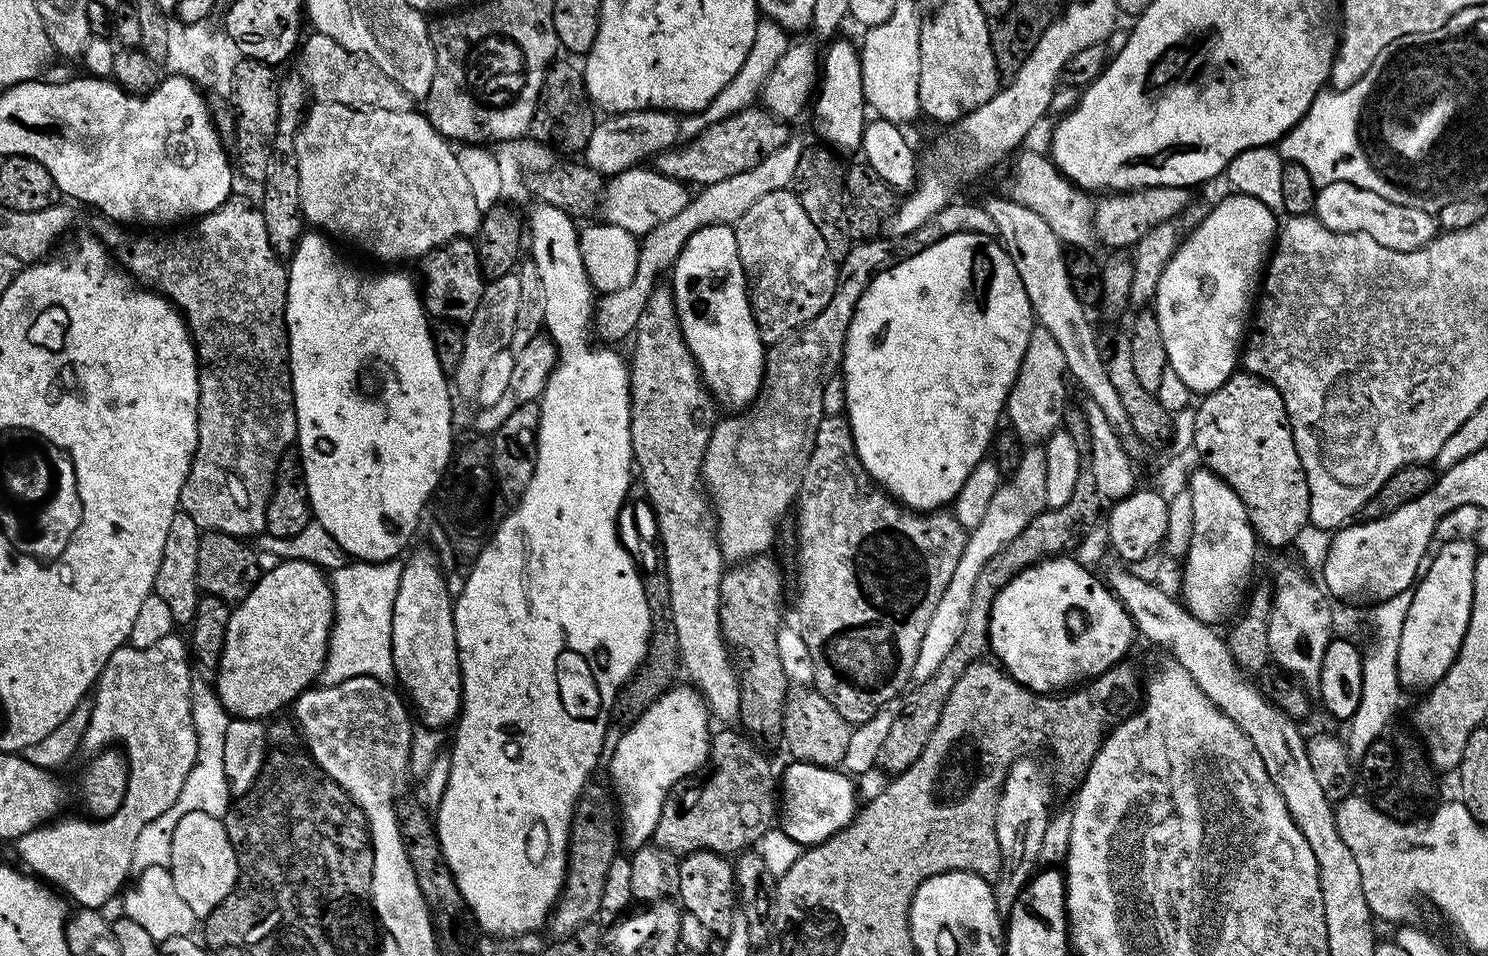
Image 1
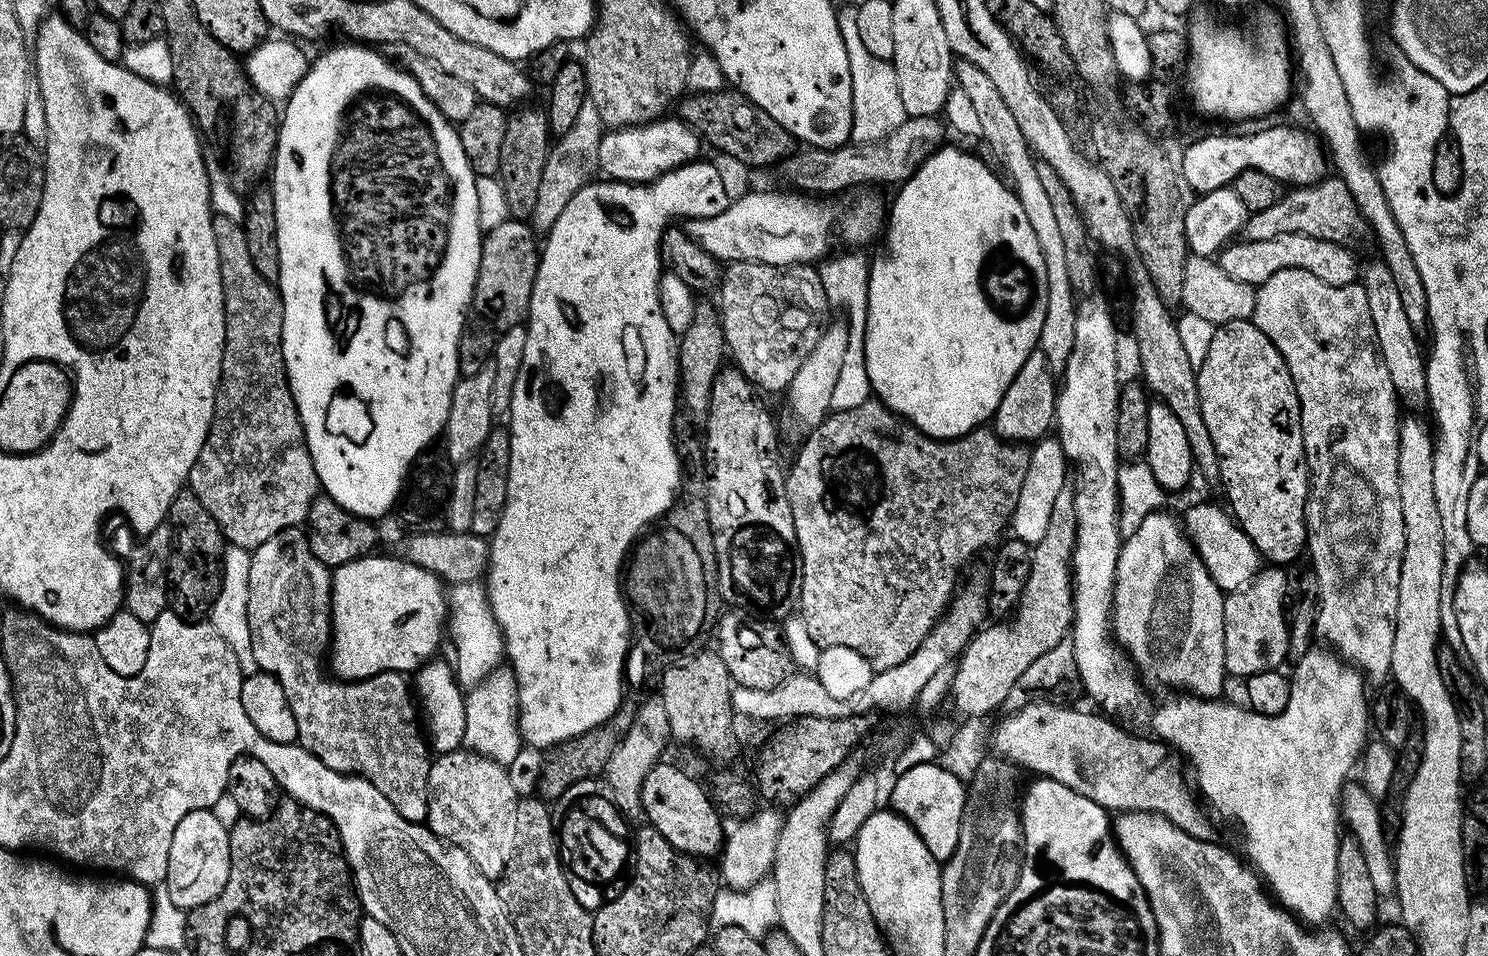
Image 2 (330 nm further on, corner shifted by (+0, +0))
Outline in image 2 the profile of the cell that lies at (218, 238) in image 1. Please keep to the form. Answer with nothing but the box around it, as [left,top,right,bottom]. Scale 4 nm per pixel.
[187,215,322,550]

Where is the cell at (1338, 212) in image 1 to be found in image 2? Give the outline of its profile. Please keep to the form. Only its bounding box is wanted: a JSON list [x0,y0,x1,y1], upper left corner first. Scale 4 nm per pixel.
[1218,234,1358,286]

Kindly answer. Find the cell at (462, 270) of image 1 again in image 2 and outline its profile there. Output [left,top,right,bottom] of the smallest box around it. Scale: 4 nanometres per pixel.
[471,218,541,330]

